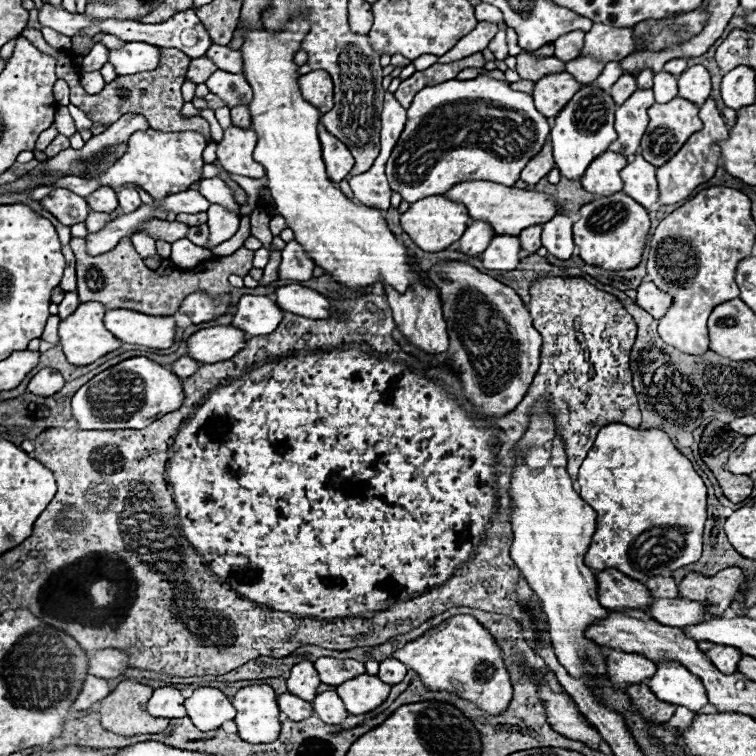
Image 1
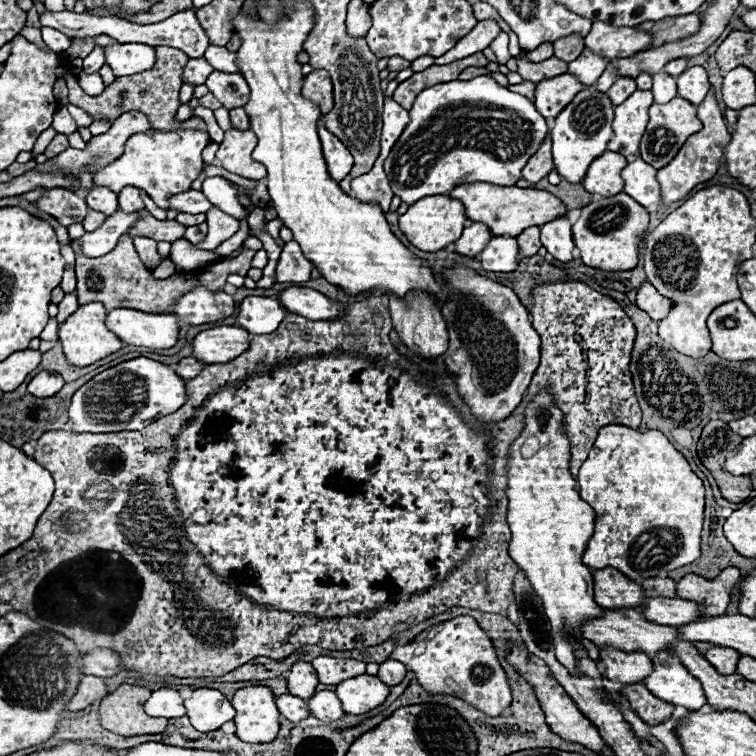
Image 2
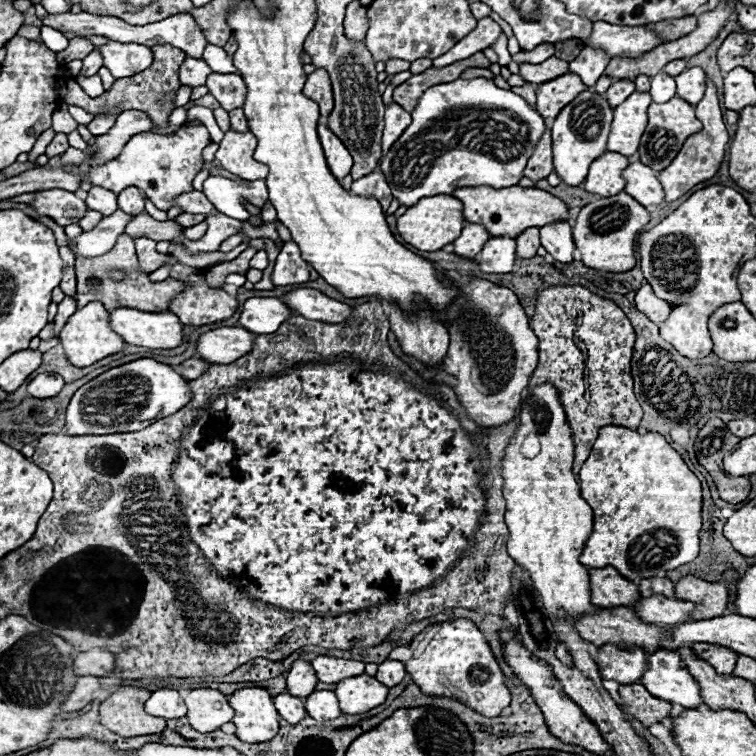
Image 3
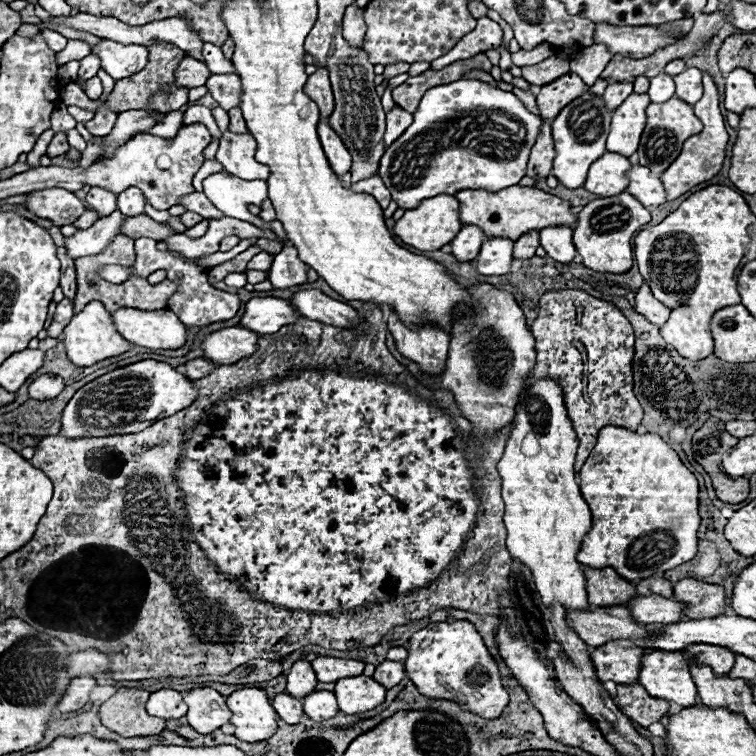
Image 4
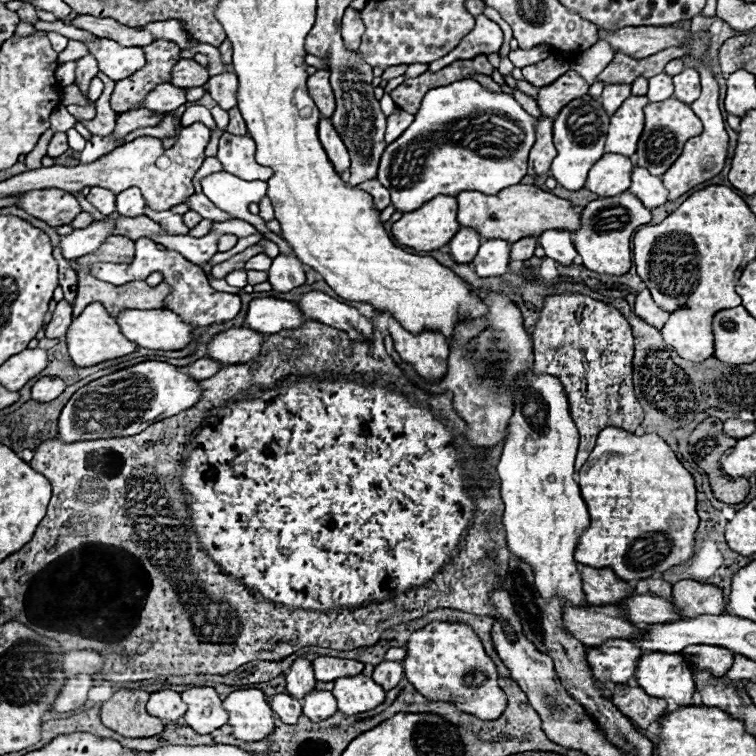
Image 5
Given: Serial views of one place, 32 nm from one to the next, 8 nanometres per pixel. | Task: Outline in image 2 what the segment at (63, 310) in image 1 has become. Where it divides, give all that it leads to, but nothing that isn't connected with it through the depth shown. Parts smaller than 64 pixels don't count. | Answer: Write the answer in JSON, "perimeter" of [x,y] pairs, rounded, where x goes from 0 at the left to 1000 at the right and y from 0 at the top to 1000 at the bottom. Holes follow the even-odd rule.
{"perimeter":[[[87,389],[85,397],[77,402],[77,418],[74,418],[77,431],[85,429],[87,421],[90,421],[93,415],[101,413],[101,407],[103,407],[103,397],[101,397],[101,392],[98,392],[98,389]]]}

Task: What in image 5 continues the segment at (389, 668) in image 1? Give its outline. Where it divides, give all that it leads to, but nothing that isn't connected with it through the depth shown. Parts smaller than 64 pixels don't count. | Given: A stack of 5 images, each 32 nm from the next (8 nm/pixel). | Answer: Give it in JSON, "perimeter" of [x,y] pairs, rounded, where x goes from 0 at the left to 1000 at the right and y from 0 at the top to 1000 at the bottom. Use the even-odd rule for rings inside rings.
{"perimeter":[[[503,876],[497,884],[495,884],[495,892],[492,892],[492,899],[503,907],[508,907],[508,913],[519,913],[534,894],[534,886],[532,886],[532,876]]]}

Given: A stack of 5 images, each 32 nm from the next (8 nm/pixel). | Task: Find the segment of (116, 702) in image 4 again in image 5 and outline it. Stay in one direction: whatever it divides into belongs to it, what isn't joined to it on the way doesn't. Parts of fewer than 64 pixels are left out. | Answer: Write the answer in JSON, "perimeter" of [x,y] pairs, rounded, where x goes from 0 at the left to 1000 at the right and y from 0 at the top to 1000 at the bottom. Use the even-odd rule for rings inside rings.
{"perimeter":[[[159,910],[143,929],[135,931],[132,937],[132,947],[135,947],[135,958],[167,976],[198,976],[198,974],[209,974],[217,966],[217,958],[212,955],[212,950],[201,950],[193,942],[193,929],[196,929],[196,915],[188,913],[167,913]]]}

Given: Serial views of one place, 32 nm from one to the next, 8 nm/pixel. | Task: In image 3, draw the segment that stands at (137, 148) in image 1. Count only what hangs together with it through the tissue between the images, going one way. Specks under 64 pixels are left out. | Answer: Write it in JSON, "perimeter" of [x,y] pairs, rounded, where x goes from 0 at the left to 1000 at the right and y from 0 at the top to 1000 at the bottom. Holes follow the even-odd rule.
{"perimeter":[[[241,167],[230,180],[209,180],[201,175],[188,175],[175,180],[151,212],[119,222],[116,238],[122,246],[135,246],[153,257],[159,257],[169,246],[180,246],[193,257],[196,265],[201,265],[206,275],[222,278],[230,272],[230,265],[238,257],[257,251],[254,238],[270,217],[267,198],[278,188],[280,188],[278,177],[270,167]]]}

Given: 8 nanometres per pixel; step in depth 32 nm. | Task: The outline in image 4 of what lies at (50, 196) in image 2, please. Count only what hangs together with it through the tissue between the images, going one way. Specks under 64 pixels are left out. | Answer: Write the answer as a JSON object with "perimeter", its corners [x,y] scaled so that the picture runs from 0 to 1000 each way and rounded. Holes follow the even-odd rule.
{"perimeter":[[[82,249],[45,251],[37,257],[32,272],[50,288],[66,291],[71,299],[95,296],[111,280],[106,262],[101,262],[95,254],[87,254]]]}

